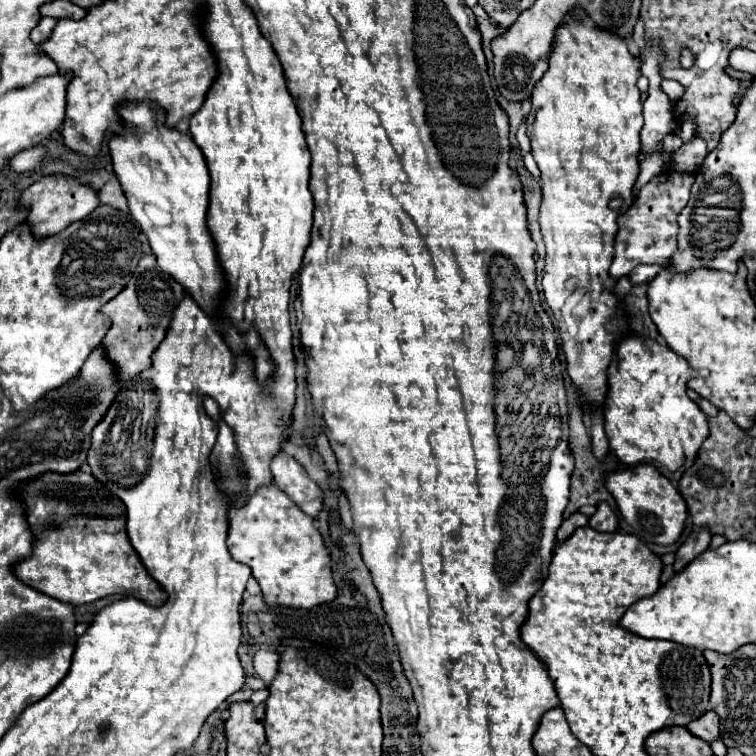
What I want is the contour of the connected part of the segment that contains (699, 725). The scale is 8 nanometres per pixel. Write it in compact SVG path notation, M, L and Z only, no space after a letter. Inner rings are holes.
M709 709L705 715L701 715L699 719L691 721L691 723L687 725L687 729L689 729L693 735L697 735L697 737L701 737L701 739L705 739L705 741L711 743L713 739L719 737L719 717L717 717L715 711Z

